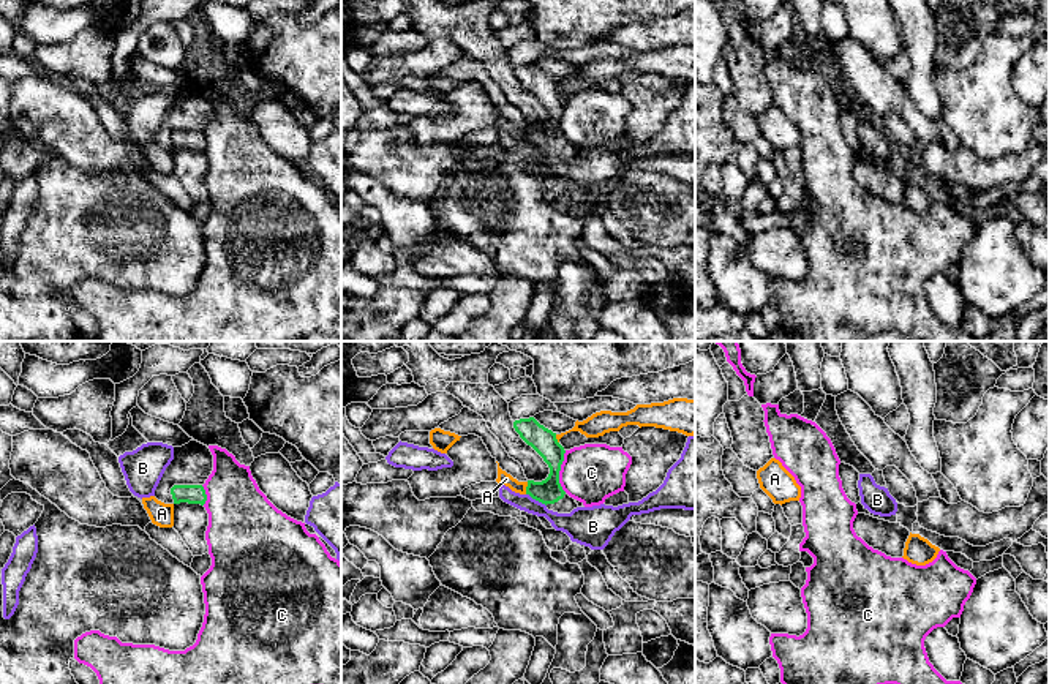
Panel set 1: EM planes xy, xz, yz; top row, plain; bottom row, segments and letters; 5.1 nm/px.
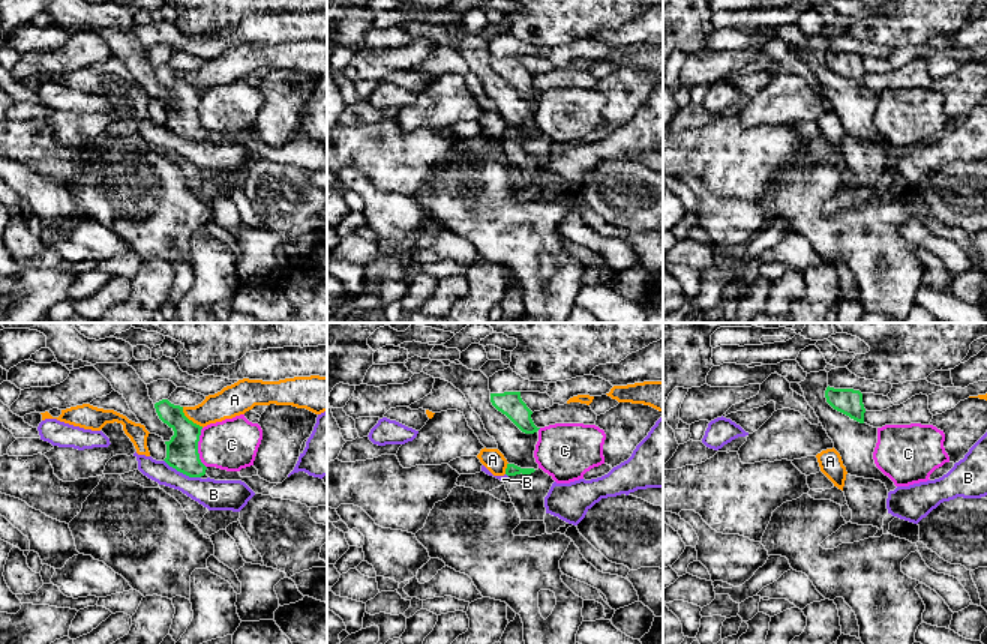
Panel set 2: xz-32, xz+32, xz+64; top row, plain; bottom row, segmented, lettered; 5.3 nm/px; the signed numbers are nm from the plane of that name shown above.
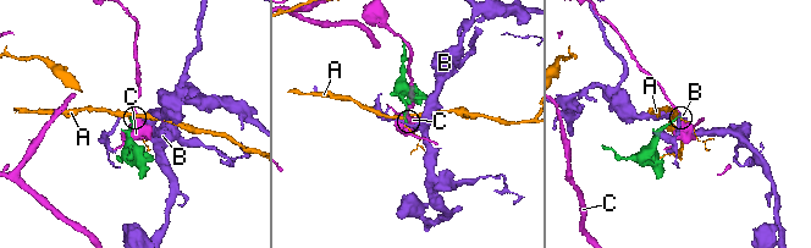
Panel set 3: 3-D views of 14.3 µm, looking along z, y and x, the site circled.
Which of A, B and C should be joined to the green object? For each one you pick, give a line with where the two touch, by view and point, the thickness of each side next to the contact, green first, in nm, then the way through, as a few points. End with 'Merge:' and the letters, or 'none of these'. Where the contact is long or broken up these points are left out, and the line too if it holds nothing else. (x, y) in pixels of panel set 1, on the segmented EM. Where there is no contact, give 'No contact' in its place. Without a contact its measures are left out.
Merge: none of these

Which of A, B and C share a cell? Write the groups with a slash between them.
A / B / C

